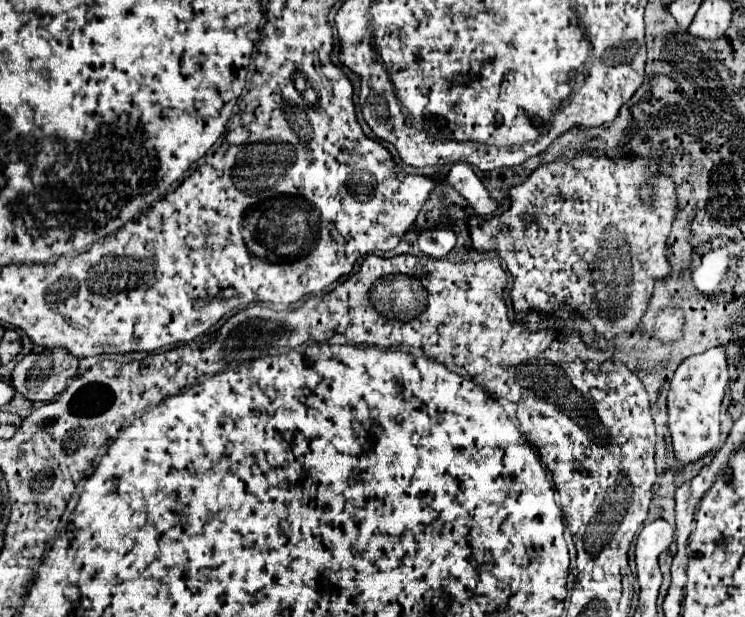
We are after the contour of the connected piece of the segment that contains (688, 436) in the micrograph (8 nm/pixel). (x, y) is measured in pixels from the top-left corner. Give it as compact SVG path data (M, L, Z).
M715 347L701 355L689 357L675 371L667 397L667 407L669 407L669 431L673 441L673 453L679 463L683 465L695 463L721 445L719 407L727 381L729 373L723 347Z

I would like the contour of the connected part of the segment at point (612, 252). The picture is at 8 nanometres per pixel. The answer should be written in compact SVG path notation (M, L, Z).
M577 155L575 159L557 159L555 163L549 163L549 165L541 165L537 171L533 171L529 175L529 179L517 187L513 187L509 191L511 195L511 209L499 217L471 217L469 219L469 231L471 231L471 239L475 243L475 247L479 251L495 251L509 267L513 279L515 279L515 287L513 287L513 307L515 311L521 311L521 309L539 309L539 311L545 311L549 315L555 315L555 317L569 317L571 311L577 311L579 315L583 315L587 321L593 323L593 327L597 329L597 333L601 333L603 337L611 339L623 331L633 331L637 327L637 323L641 321L645 309L647 309L647 303L649 303L649 295L651 295L651 289L653 289L653 283L655 279L663 279L671 273L671 267L665 259L665 249L667 249L667 235L671 231L671 223L673 223L673 217L677 215L677 195L675 195L675 185L669 177L657 177L655 175L655 181L649 181L647 179L647 169L653 169L653 173L657 171L657 159L639 159L639 157L629 157L629 159L609 159L605 155L601 157L589 157L589 155Z

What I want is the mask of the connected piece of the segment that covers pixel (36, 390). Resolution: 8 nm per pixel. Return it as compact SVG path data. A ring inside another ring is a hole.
M53 349L53 351L43 351L39 355L29 353L25 355L13 369L11 373L11 385L17 393L27 397L29 401L51 401L55 395L59 395L65 389L67 379L75 377L79 361L69 355L65 349Z

